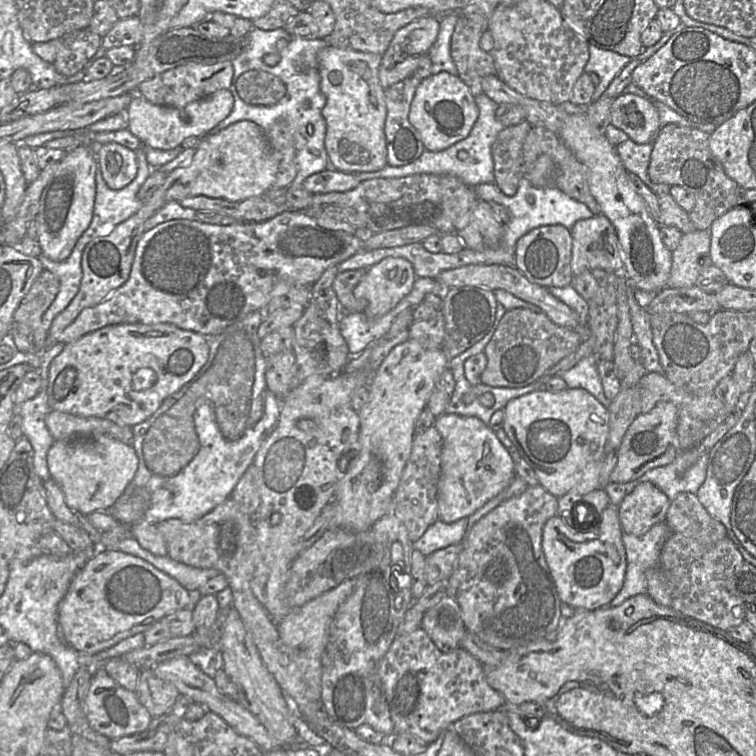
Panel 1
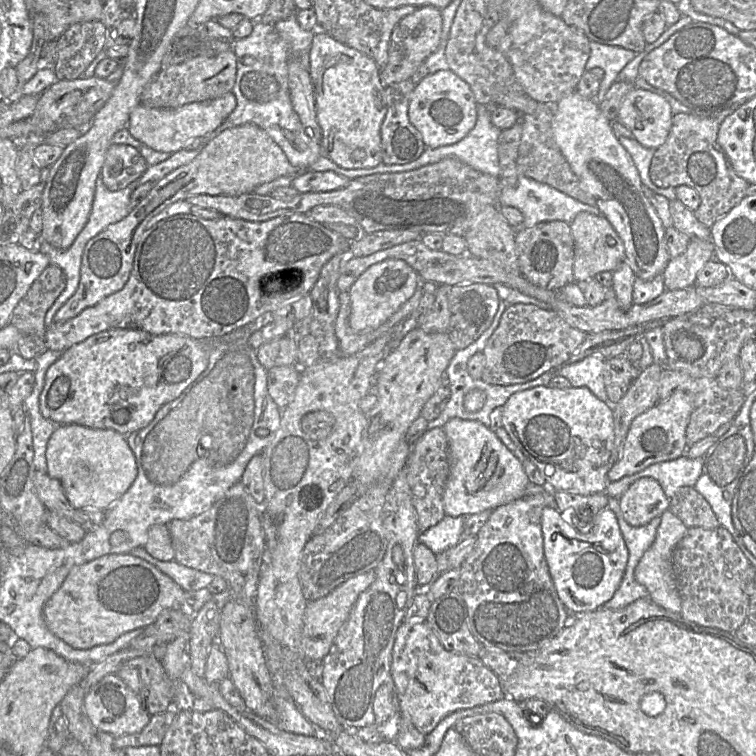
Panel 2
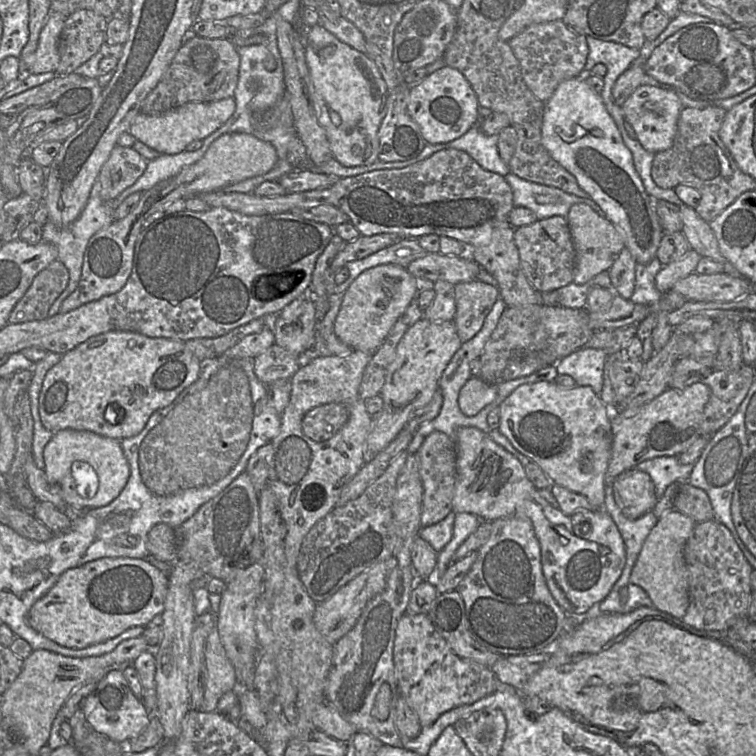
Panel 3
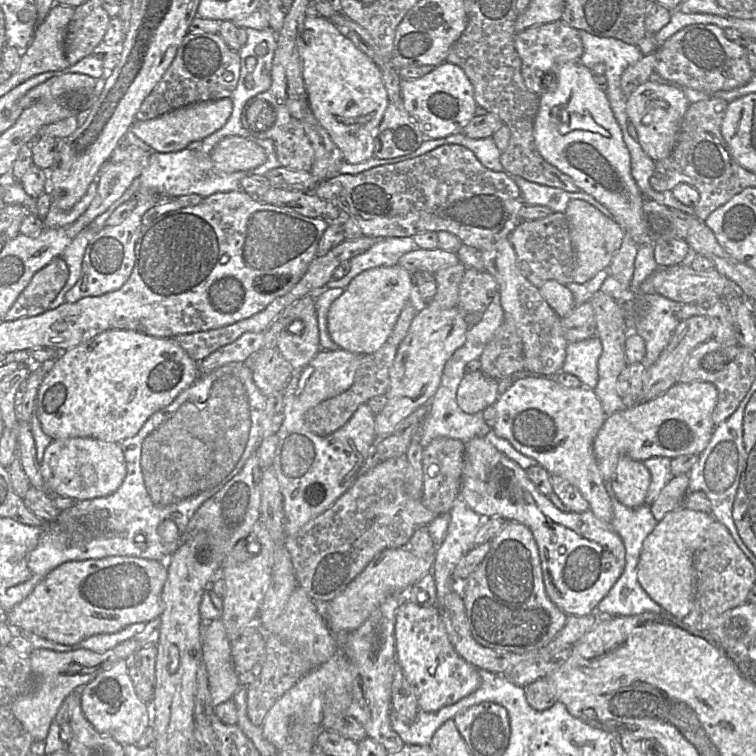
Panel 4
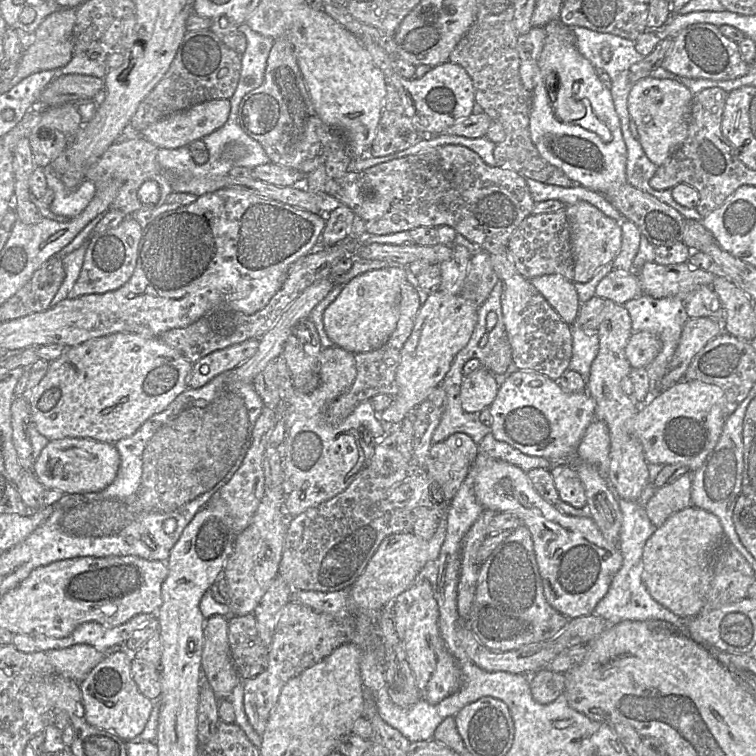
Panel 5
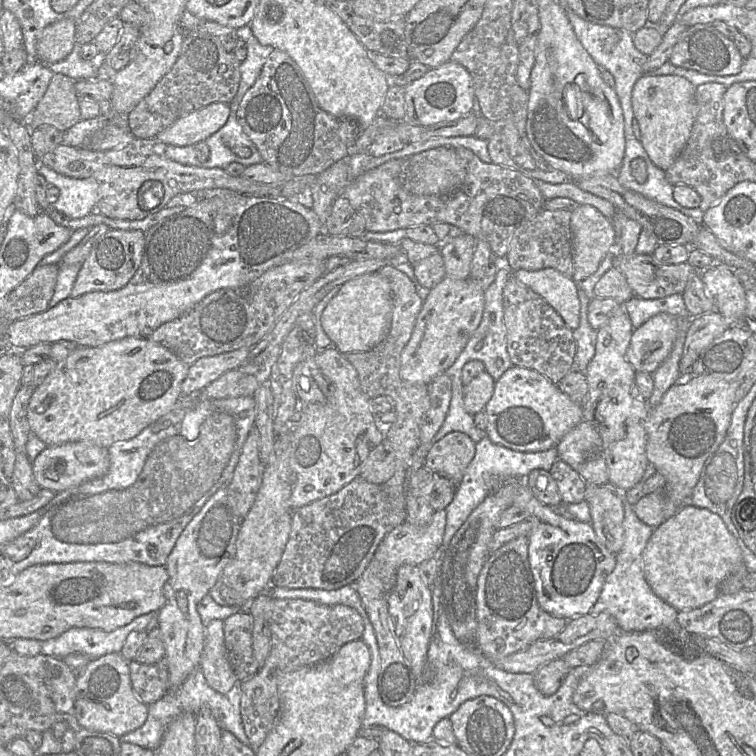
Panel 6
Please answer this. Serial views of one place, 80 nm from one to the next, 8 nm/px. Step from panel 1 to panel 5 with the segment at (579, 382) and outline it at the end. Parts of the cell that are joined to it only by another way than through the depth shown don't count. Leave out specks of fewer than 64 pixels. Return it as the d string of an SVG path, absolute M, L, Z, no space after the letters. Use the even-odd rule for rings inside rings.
M577 318L570 329L572 334L572 356L568 369L578 372L587 381L591 364L599 351L599 338L596 333L586 333L577 324Z

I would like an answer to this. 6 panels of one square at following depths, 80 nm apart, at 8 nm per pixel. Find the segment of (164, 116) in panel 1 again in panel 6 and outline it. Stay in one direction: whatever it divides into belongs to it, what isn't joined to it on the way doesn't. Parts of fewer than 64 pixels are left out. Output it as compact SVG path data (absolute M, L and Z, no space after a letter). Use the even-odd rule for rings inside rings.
M211 103L176 120L156 135L166 145L190 146L205 141L222 128L230 115L230 105Z

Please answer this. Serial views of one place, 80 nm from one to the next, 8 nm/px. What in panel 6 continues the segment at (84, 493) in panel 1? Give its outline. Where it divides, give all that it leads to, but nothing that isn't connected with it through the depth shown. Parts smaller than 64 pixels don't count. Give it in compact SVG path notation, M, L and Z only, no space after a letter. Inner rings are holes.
M68 442L60 445L46 446L31 462L33 476L40 488L59 493L78 485L104 476L109 468L107 448L89 442Z

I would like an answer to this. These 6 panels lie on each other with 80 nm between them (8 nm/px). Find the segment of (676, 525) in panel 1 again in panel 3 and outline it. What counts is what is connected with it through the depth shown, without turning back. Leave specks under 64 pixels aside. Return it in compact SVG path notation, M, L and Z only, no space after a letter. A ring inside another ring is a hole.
M682 483L673 501L673 509L689 516L696 523L715 518L707 493L689 483Z

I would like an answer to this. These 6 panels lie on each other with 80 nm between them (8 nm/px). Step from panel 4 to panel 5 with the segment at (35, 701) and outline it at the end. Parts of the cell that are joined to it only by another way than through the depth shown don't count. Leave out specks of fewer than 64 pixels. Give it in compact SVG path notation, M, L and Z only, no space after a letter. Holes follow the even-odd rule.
M88 644L45 652L51 665L60 675L80 682L107 655Z

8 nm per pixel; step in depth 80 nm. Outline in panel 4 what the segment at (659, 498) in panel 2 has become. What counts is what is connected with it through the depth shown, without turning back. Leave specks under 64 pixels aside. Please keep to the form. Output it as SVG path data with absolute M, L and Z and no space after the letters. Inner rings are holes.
M624 455L618 460L610 484L621 504L629 508L636 508L645 504L650 481L650 472L643 461Z

